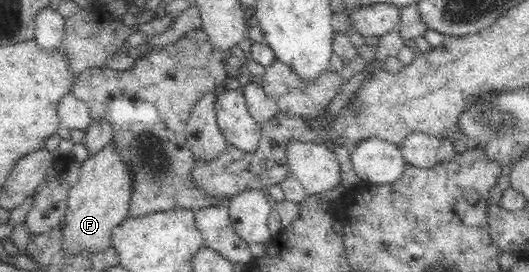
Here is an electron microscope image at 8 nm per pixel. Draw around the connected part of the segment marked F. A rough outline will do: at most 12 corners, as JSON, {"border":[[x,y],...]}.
{"border":[[114,143],[81,162],[60,225],[67,254],[112,246],[132,169]]}

